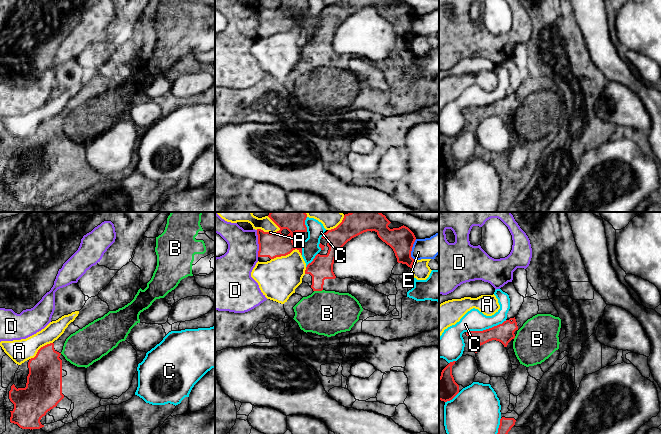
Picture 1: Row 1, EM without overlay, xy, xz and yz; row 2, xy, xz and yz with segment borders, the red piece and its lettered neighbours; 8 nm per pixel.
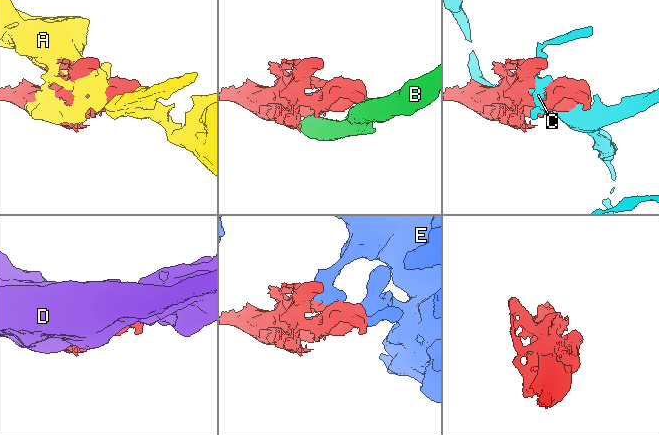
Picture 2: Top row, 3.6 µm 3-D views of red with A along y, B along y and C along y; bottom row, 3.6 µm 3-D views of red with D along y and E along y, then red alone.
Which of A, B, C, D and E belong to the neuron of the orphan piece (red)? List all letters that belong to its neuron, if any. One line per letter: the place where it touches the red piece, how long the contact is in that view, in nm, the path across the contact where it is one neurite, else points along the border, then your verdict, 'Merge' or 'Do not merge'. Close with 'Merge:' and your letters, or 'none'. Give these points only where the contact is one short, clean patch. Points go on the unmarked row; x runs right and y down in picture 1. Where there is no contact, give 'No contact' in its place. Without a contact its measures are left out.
A: Touches red at xz (286, 30). Shared border 260 nm. Do not merge
B: Touches red at xz (318, 66). Shared border 70 nm. Merge
C: Touches red at yz (486, 105). Shared border 340 nm. Do not merge
D: Touches red at xz (258, 19). Shared border 220 nm. Do not merge
E: Touches red at xz (411, 26). Shared border 180 nm. Do not merge
Merge: B

